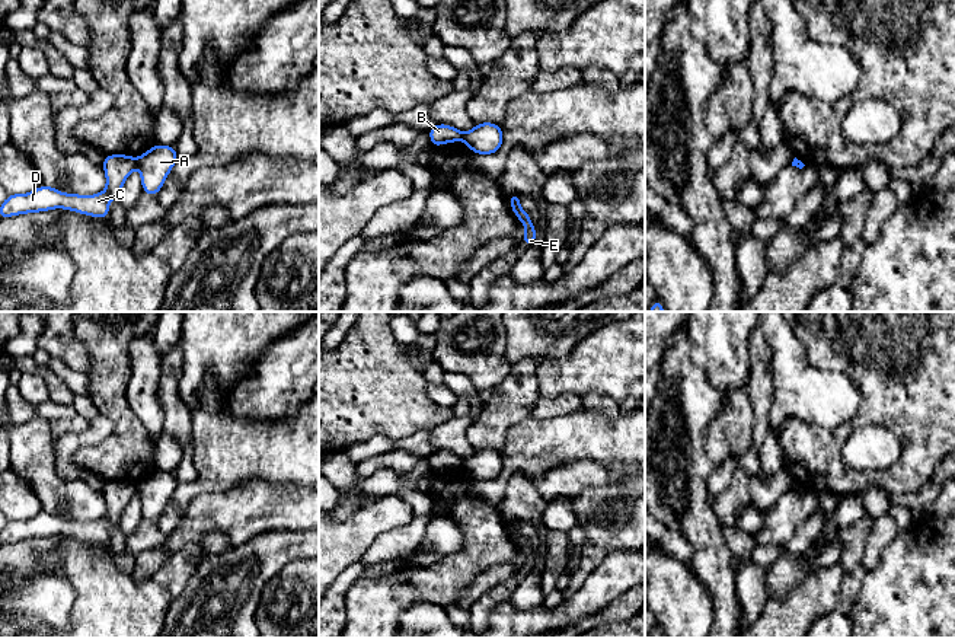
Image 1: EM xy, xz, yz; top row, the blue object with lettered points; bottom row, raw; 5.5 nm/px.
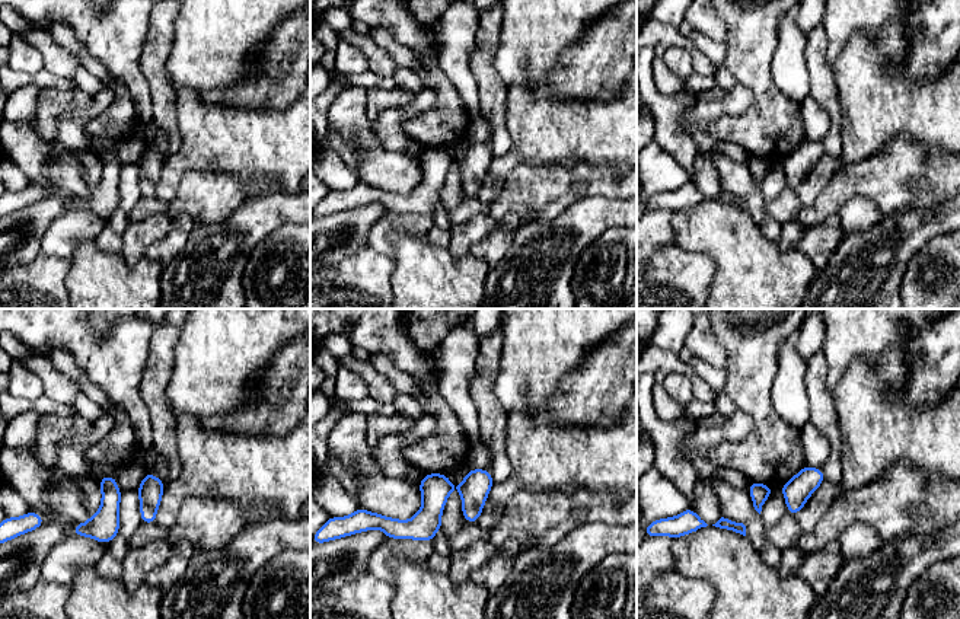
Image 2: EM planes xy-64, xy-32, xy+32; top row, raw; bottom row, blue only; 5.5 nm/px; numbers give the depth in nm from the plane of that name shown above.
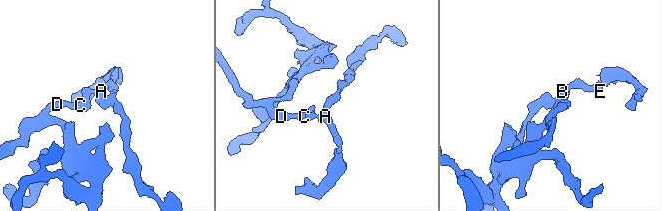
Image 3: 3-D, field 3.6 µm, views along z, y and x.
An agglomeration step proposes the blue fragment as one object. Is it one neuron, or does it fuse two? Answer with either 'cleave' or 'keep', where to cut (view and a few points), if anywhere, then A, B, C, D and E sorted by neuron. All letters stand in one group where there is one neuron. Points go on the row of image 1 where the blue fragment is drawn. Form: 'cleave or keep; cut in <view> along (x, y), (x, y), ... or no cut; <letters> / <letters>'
cleave; cut in xy along (136, 159), (137, 166); A E / B C D

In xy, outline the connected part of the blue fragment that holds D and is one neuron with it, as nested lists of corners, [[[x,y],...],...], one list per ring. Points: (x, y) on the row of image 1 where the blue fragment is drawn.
[[[106,154],[102,168],[106,176],[106,189],[103,192],[95,195],[63,194],[57,188],[42,184],[29,194],[9,195],[0,205],[0,218],[54,208],[108,218],[109,202],[112,198],[119,197],[128,175],[137,168],[137,159],[128,154]]]

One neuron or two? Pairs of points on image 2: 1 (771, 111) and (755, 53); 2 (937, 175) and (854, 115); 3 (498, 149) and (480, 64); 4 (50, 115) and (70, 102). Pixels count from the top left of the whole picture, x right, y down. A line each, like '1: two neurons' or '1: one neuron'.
1: one neuron
2: two neurons
3: one neuron
4: one neuron

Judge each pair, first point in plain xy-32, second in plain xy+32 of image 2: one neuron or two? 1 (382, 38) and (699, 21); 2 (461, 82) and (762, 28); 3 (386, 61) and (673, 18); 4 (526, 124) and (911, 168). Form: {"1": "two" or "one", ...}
{"1": "two", "2": "two", "3": "two", "4": "two"}

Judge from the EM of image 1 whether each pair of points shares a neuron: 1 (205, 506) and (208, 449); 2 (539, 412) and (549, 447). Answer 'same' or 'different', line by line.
1: different
2: different

